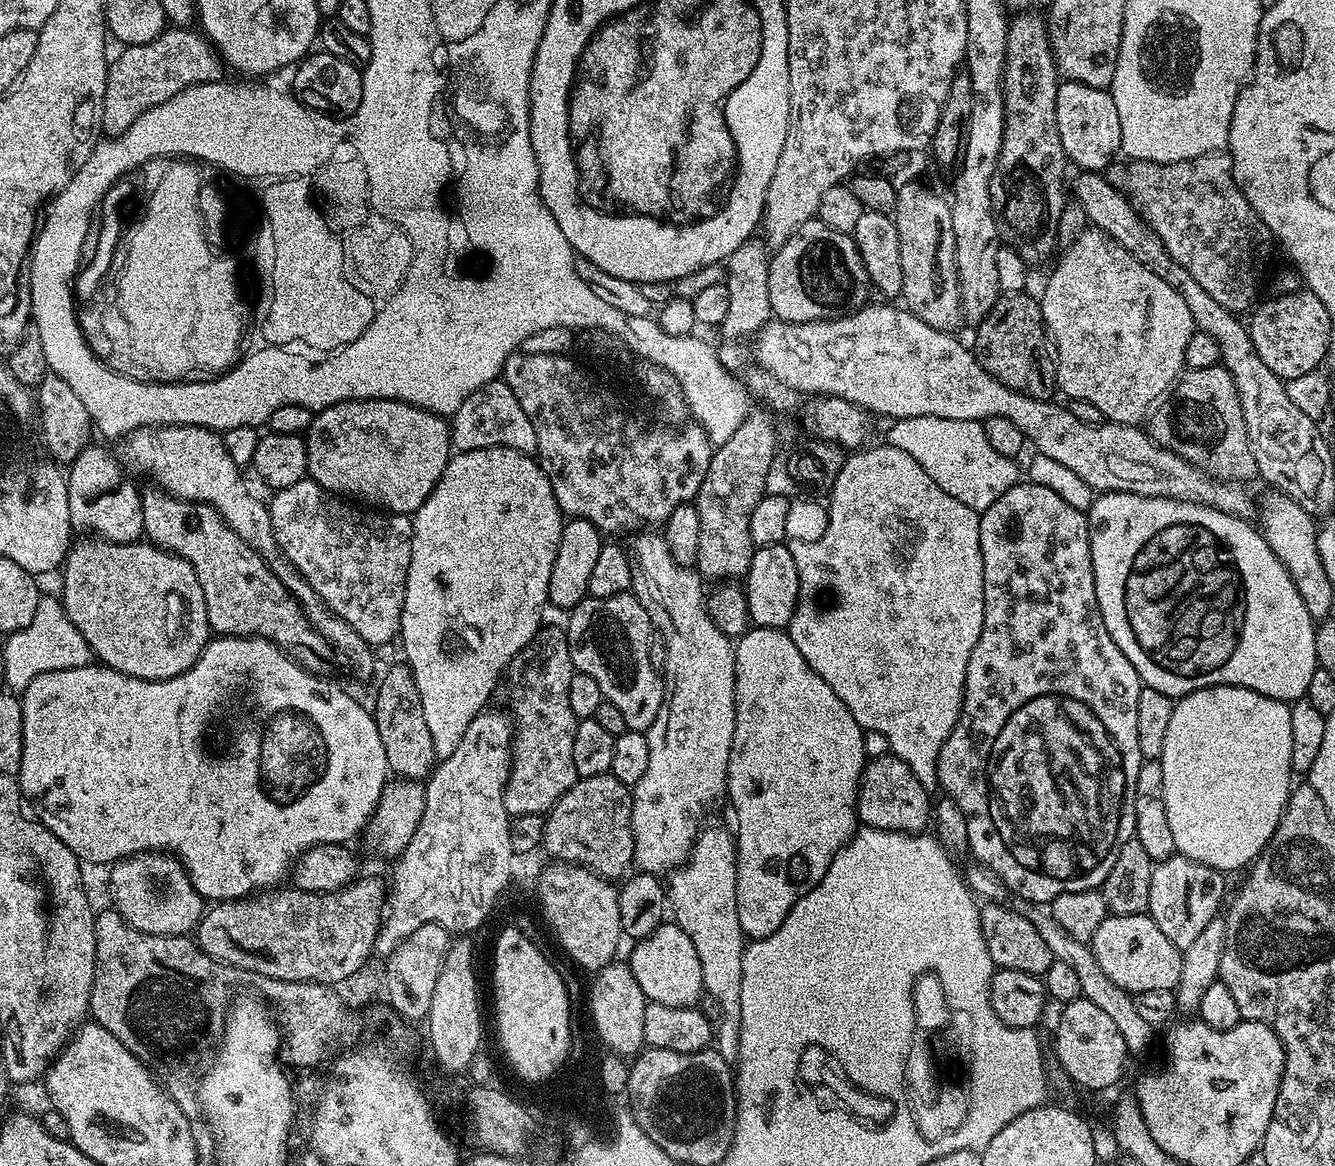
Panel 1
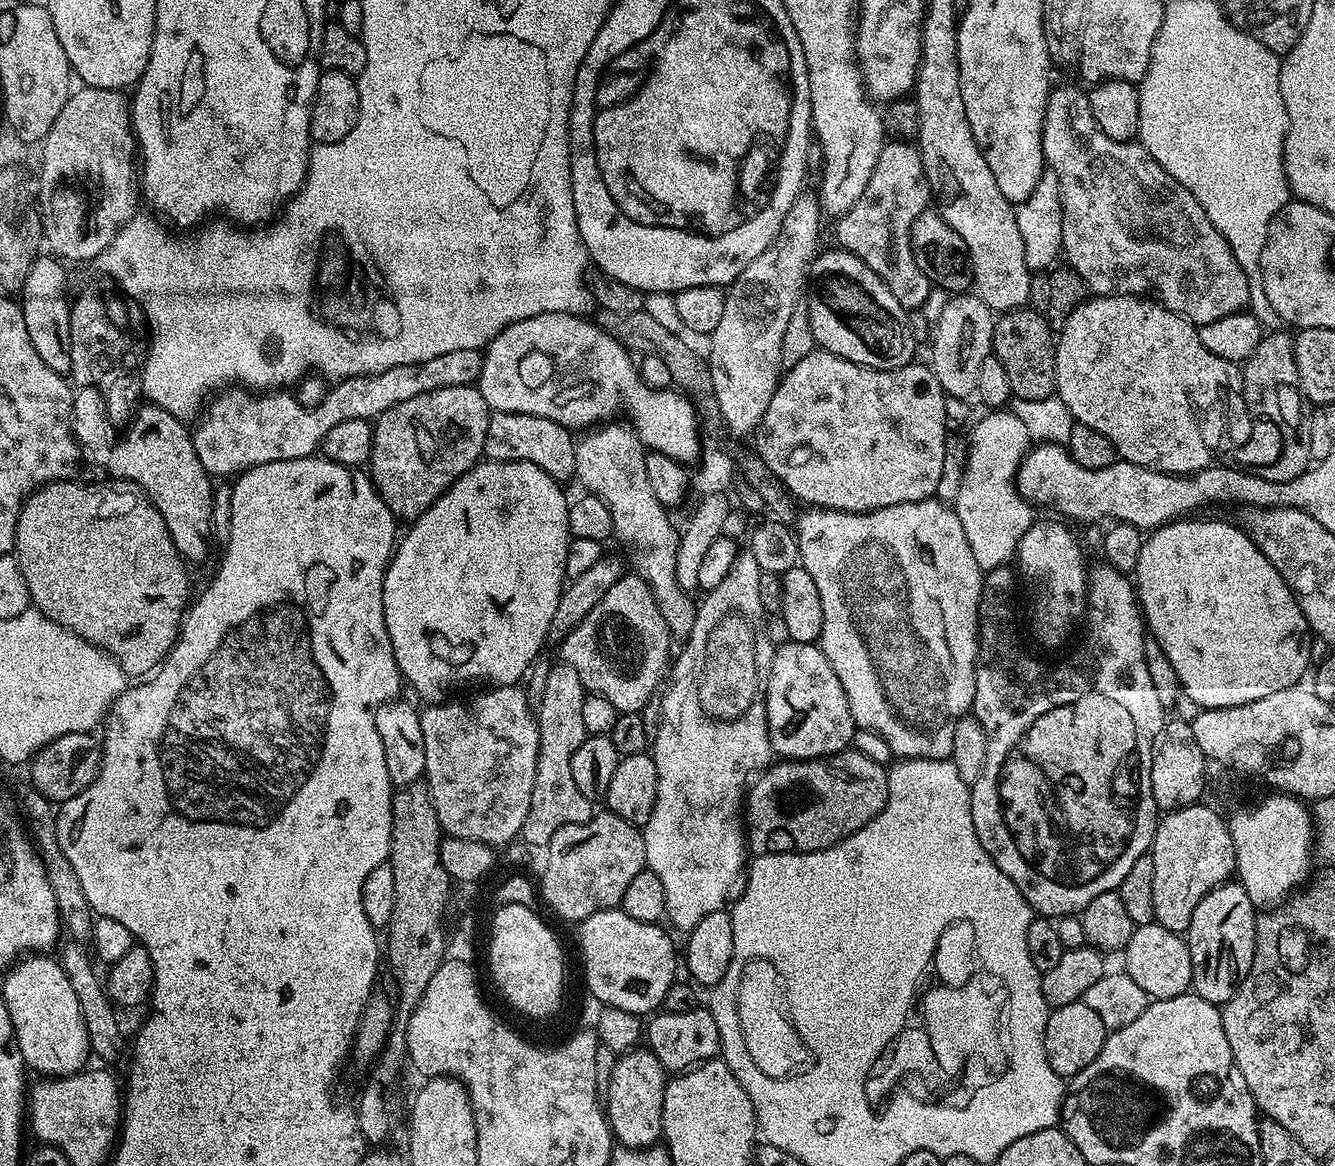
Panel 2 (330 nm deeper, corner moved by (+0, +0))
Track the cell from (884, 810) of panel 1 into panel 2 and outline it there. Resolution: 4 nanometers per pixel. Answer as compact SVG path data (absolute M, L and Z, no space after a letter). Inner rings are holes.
M845 750L819 760L784 758L776 763L761 771L746 792L742 831L747 851L753 857L785 851L784 832L795 851L828 848L862 830L862 826L870 823L888 801L885 765L870 762L870 758L861 752Z

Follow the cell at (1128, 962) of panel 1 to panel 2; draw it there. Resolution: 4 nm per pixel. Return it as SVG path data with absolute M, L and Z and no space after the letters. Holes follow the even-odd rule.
M1158 923L1133 927L1132 937L1122 949L1123 971L1145 991L1152 1000L1165 1000L1185 995L1192 987L1192 963L1188 940L1179 932L1166 930Z

